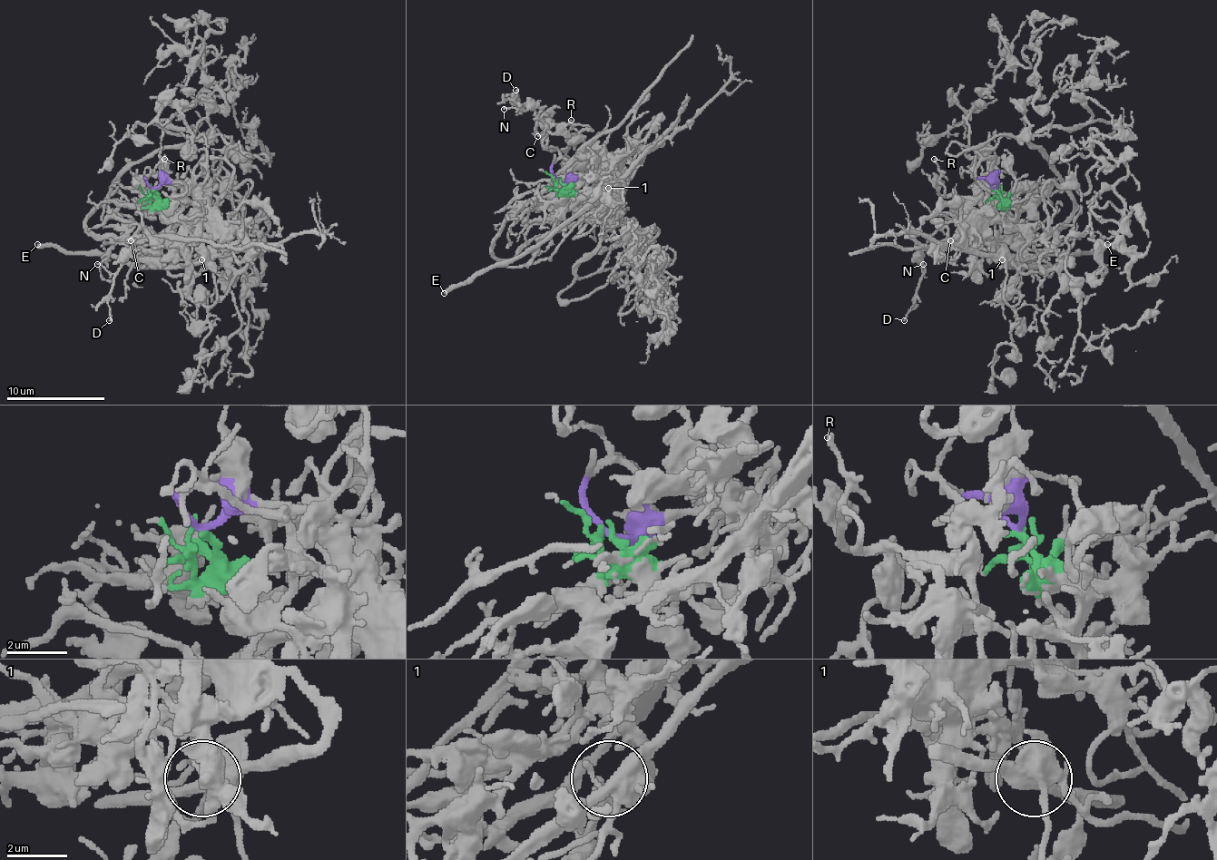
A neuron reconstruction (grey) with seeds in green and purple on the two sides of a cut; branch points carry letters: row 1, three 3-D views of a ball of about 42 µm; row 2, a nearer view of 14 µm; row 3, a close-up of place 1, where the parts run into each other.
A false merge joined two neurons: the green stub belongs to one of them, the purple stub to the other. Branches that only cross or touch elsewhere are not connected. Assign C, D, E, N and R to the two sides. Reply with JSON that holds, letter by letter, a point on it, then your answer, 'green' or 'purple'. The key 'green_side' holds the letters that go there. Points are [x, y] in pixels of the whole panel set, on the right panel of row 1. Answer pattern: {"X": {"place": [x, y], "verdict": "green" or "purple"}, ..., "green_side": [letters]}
{"C": {"place": [950, 240], "verdict": "purple"}, "D": {"place": [904, 320], "verdict": "purple"}, "E": {"place": [1107, 244], "verdict": "green"}, "N": {"place": [923, 264], "verdict": "purple"}, "R": {"place": [934, 159], "verdict": "purple"}, "green_side": ["E"]}

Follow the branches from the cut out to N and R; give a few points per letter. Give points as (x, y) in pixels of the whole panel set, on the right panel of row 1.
N: (995, 190), (948, 195), (938, 183), (963, 208), (921, 257), (923, 274), (923, 264)
R: (995, 190), (997, 186), (987, 180), (977, 195), (948, 195), (938, 183), (940, 176), (933, 159)

